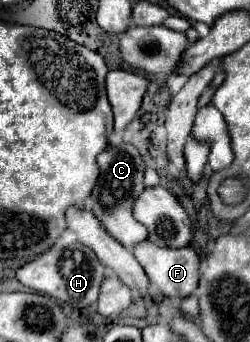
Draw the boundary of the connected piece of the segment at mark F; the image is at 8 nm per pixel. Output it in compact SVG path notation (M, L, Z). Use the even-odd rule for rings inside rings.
M145 240L143 244L139 244L139 248L133 248L135 258L139 260L139 264L143 266L143 270L147 272L151 284L155 288L159 288L163 292L163 296L171 298L173 302L185 300L189 298L199 284L199 256L193 248L159 248L155 244L151 244L149 240Z

